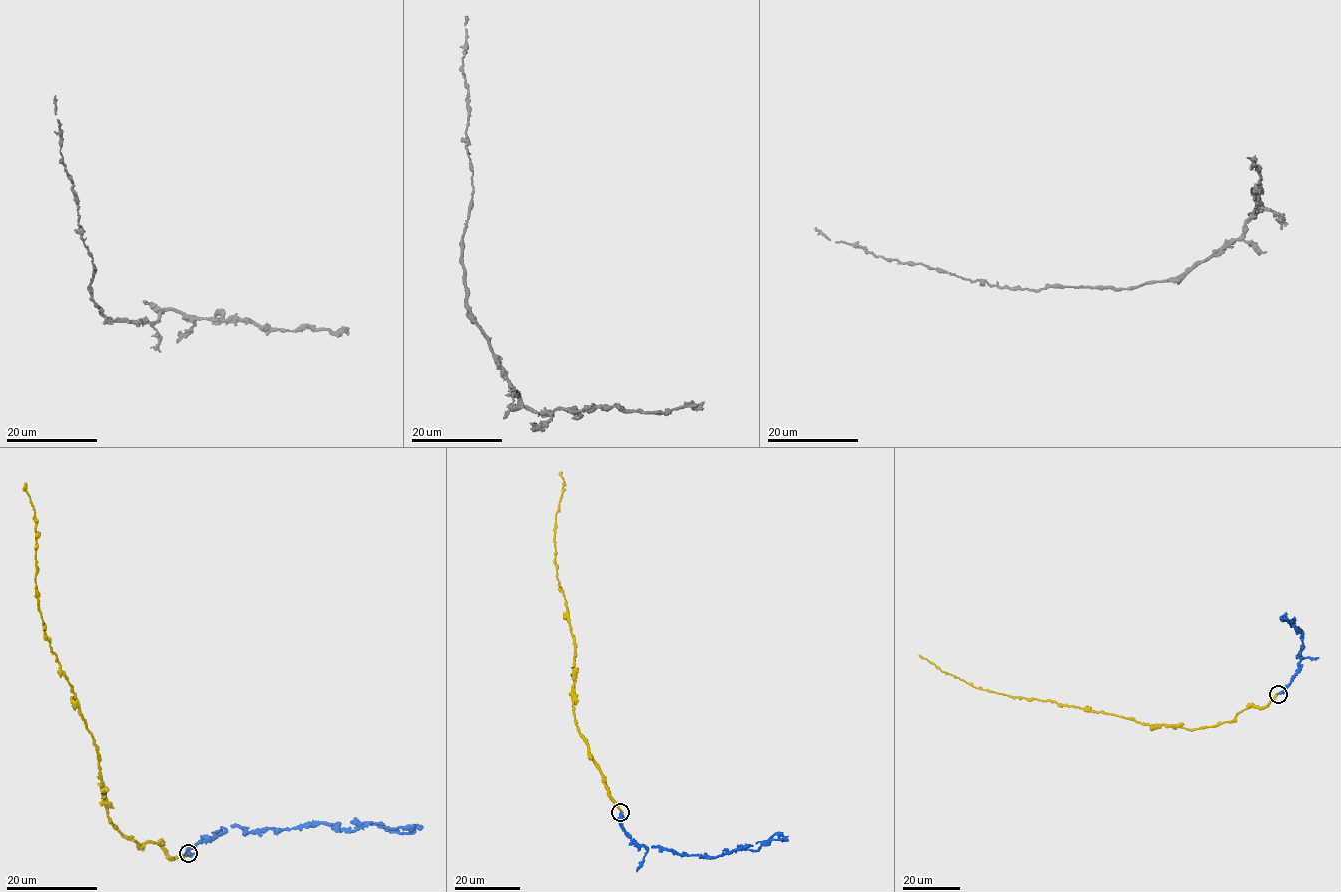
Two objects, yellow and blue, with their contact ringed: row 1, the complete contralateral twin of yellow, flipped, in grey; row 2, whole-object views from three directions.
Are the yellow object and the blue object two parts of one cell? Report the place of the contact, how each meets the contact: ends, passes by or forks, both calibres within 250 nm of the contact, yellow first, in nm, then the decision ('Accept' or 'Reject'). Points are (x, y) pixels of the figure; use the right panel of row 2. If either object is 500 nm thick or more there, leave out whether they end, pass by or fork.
Place: (1278, 694). At the ring yellow ends. At the ring blue ends. Thickness 480 nm (yellow) against 440 nm. Reject

